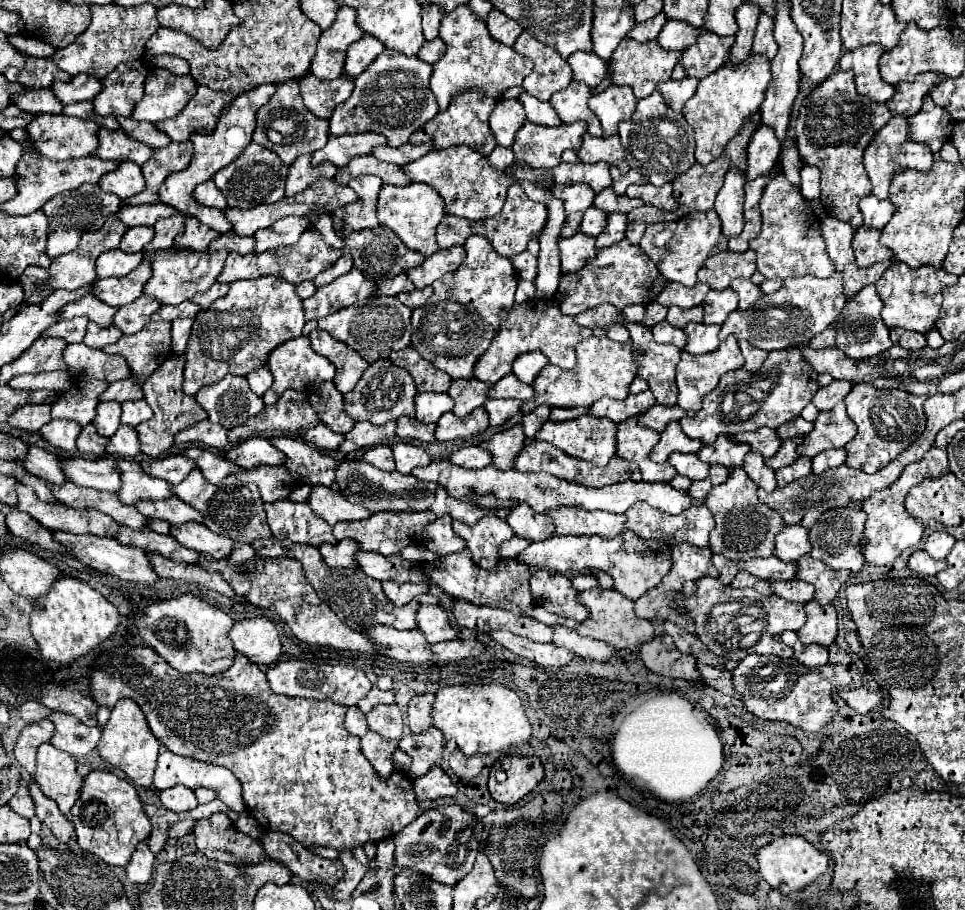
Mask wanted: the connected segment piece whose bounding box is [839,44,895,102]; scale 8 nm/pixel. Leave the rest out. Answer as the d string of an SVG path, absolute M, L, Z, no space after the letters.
M869 44L865 48L845 52L839 60L841 70L855 72L857 92L863 96L869 96L873 102L887 102L895 94L895 88L883 82L879 76L881 54L883 54L883 48L879 44Z

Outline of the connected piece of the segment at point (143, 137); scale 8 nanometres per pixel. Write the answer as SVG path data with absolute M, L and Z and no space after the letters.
M117 118L117 122L129 138L133 138L137 142L143 142L145 146L163 148L171 142L167 138L167 134L163 134L153 122L139 122L139 120L133 120L133 118Z

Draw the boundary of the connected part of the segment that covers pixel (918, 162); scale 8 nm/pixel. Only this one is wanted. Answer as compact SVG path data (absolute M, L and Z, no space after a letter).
M893 116L871 140L871 144L865 150L865 170L869 174L869 180L873 184L873 194L877 198L887 198L889 192L889 184L895 172L903 170L903 168L919 168L919 170L929 170L931 162L935 160L935 156L925 150L925 146L919 146L915 142L909 142L907 138L907 118L905 116Z

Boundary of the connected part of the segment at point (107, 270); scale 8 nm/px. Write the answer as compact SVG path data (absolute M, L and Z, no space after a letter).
M107 250L97 258L97 276L109 278L109 276L127 276L131 270L135 270L143 260L143 254L125 254L123 250Z

